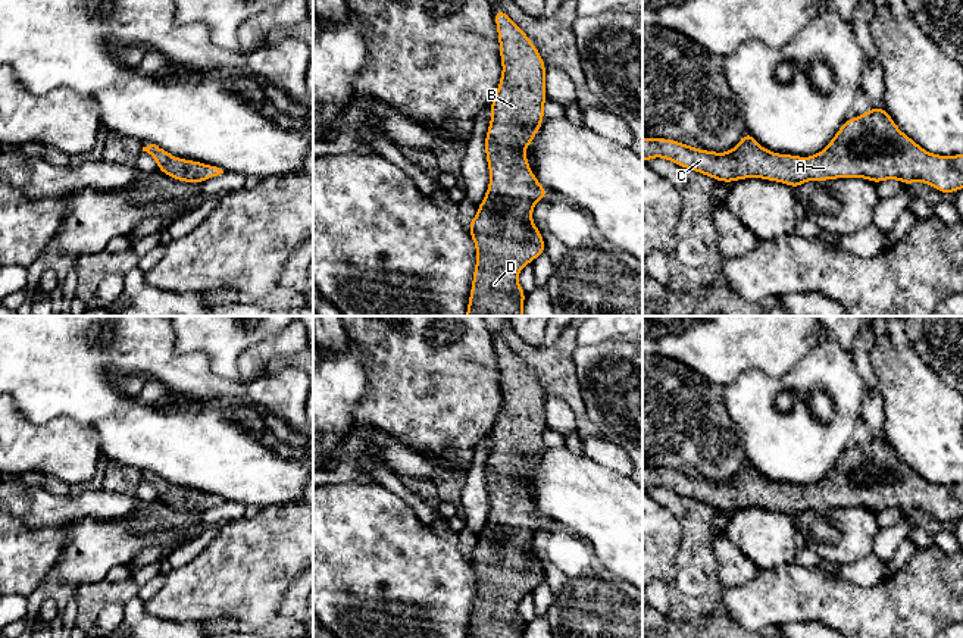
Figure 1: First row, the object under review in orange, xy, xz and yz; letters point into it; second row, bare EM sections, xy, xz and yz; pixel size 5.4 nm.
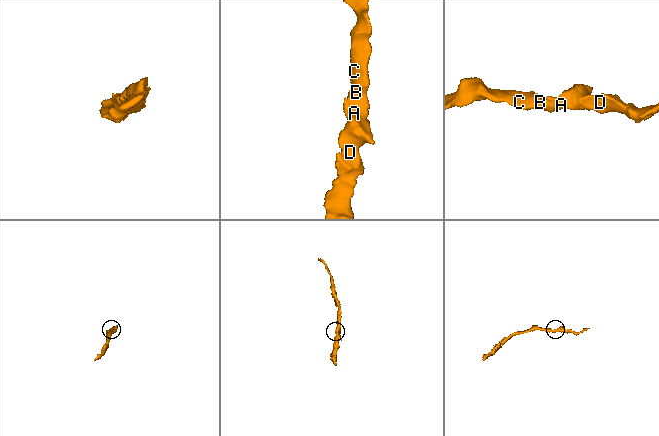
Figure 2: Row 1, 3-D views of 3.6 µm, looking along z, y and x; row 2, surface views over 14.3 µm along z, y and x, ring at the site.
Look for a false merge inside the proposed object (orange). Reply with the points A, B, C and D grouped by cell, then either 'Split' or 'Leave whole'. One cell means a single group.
Groups: A B C D. Leave whole

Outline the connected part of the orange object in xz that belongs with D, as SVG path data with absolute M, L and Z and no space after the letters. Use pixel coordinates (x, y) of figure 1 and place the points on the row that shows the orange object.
M503 9L494 12L503 74L491 100L491 122L485 135L490 185L476 216L468 222L476 247L470 297L466 316L523 316L526 294L518 282L525 265L545 253L540 229L532 222L534 204L550 194L529 169L526 147L537 135L544 118L545 63L523 29Z

